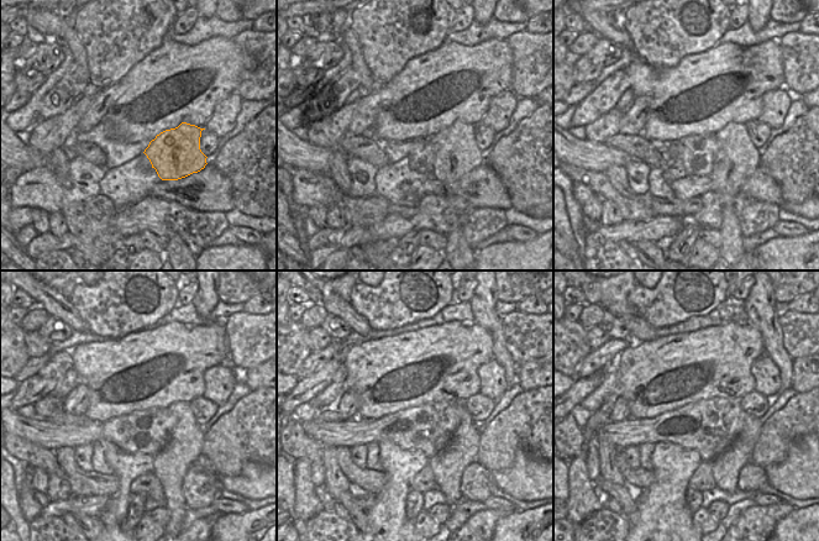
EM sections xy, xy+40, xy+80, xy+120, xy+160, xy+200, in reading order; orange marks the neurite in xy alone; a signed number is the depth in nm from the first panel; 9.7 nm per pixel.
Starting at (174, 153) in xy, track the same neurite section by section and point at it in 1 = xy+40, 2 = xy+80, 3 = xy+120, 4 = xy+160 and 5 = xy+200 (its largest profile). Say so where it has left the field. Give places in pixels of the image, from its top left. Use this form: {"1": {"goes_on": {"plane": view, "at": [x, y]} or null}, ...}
{"1": {"goes_on": {"plane": "xy+40", "at": [457, 153]}}, "2": {"goes_on": {"plane": "xy+80", "at": [738, 158]}}, "3": {"goes_on": {"plane": "xy+120", "at": [184, 445]}}, "4": {"goes_on": {"plane": "xy+160", "at": [447, 465]}}, "5": {"goes_on": {"plane": "xy+200", "at": [726, 467]}}}

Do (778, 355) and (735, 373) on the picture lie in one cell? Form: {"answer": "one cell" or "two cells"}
{"answer": "two cells"}

